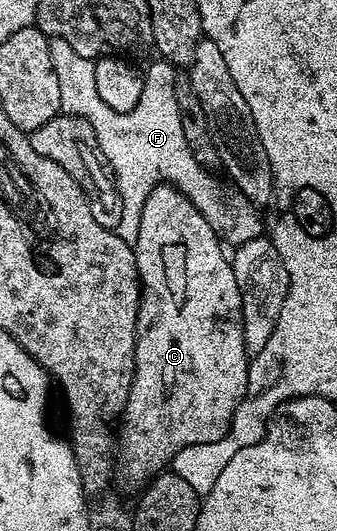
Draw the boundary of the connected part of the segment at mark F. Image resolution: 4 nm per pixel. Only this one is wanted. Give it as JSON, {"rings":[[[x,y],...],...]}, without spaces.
{"rings":[[[57,36],[50,41],[51,64],[55,68],[55,76],[59,76],[59,100],[64,113],[78,114],[80,118],[85,118],[95,128],[95,136],[99,140],[101,149],[100,157],[107,163],[111,177],[119,196],[123,200],[123,220],[119,220],[116,233],[124,242],[130,244],[136,243],[139,224],[141,223],[141,213],[143,204],[147,196],[160,182],[175,186],[179,192],[183,192],[199,208],[201,215],[211,224],[211,228],[217,233],[218,238],[226,243],[230,242],[230,247],[236,248],[242,246],[247,240],[255,240],[262,237],[261,218],[258,207],[248,202],[241,193],[235,188],[221,191],[221,186],[208,174],[206,167],[195,160],[193,149],[189,146],[187,136],[183,136],[183,120],[177,107],[177,91],[175,89],[175,70],[170,63],[164,60],[153,62],[149,66],[149,71],[144,71],[145,87],[139,96],[139,104],[131,112],[115,112],[103,104],[99,92],[95,88],[95,68],[94,59],[84,58],[75,47],[74,43],[68,37]]]}

